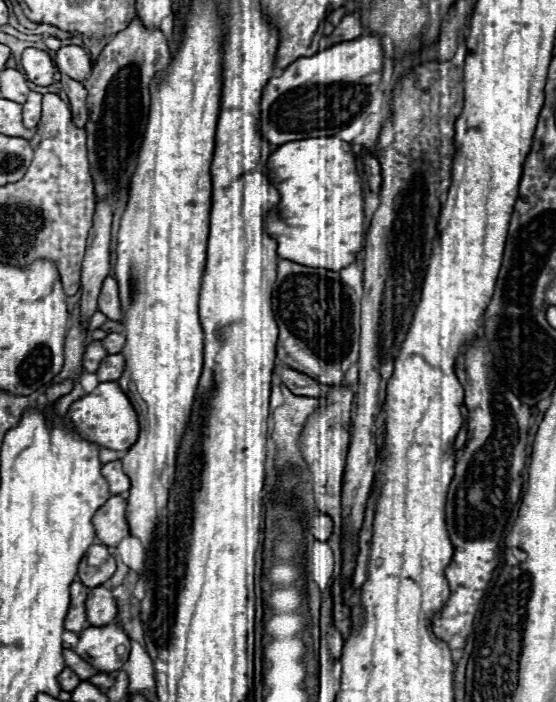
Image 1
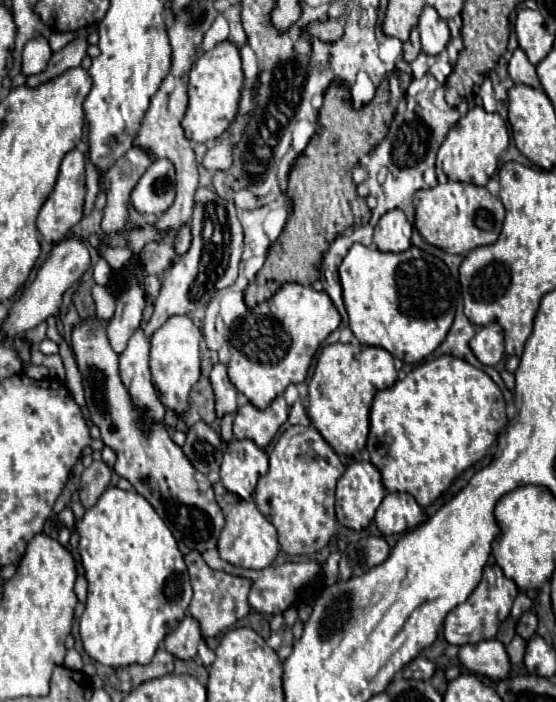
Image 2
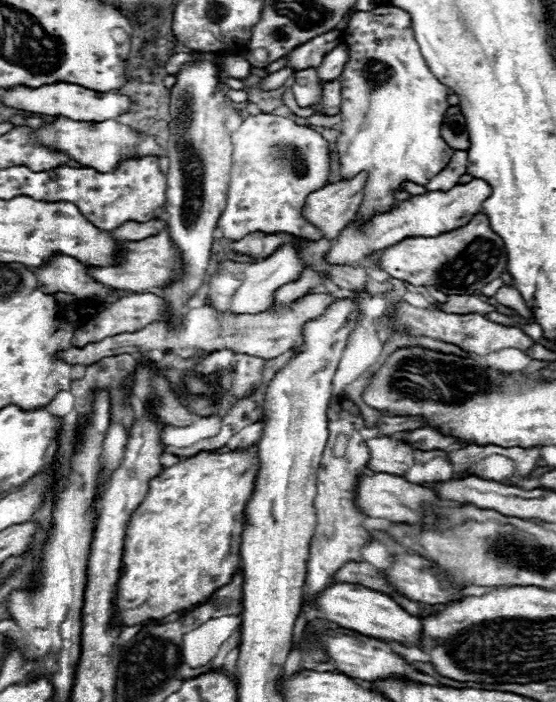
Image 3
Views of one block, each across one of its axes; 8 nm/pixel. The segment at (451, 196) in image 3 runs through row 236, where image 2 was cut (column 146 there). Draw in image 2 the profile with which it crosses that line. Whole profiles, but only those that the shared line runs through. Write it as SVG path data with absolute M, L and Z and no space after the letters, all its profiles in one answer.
M138 328L130 336L126 350L120 354L120 376L124 378L124 386L132 390L132 398L136 398L140 406L148 406L148 410L152 410L152 418L162 420L166 408L158 400L154 384L150 380L148 356L150 356L150 340Z

